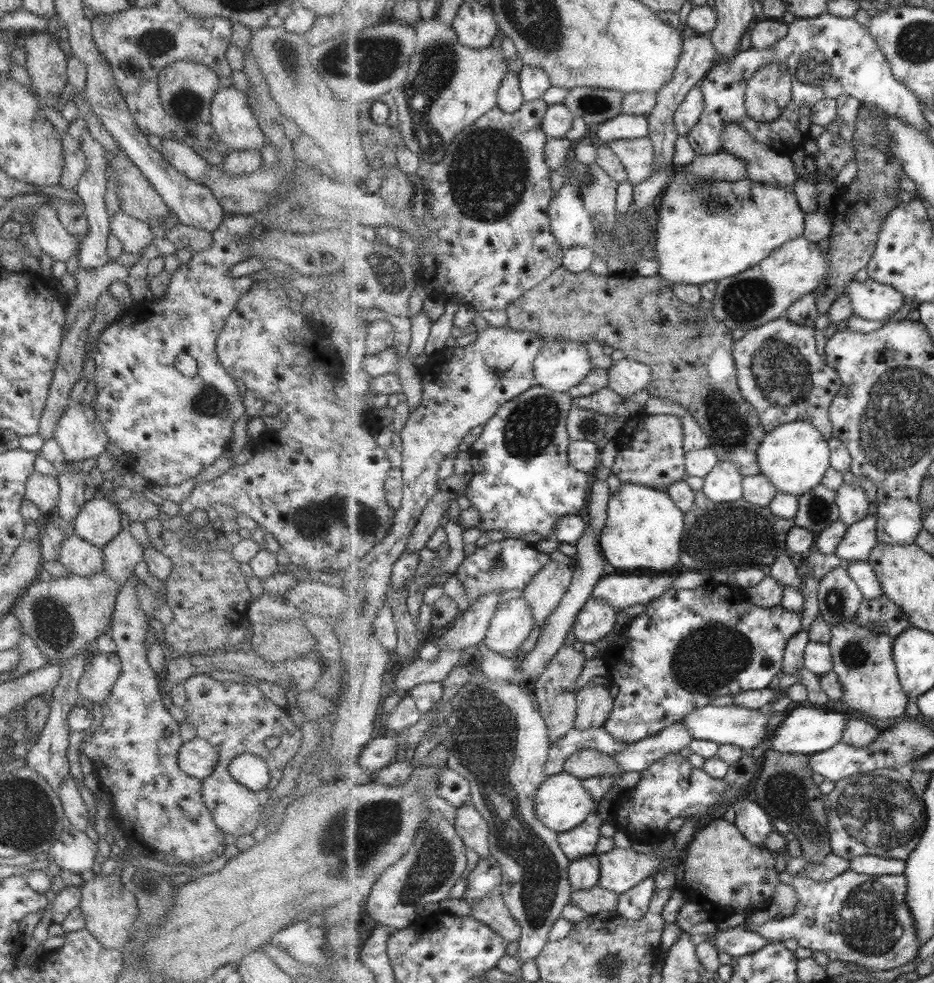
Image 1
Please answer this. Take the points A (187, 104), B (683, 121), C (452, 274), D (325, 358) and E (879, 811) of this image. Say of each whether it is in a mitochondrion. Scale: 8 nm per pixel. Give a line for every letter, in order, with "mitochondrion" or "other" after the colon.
A: mitochondrion
B: other
C: other
D: other
E: mitochondrion

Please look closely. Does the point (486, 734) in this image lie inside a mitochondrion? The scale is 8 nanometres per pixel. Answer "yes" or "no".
yes

